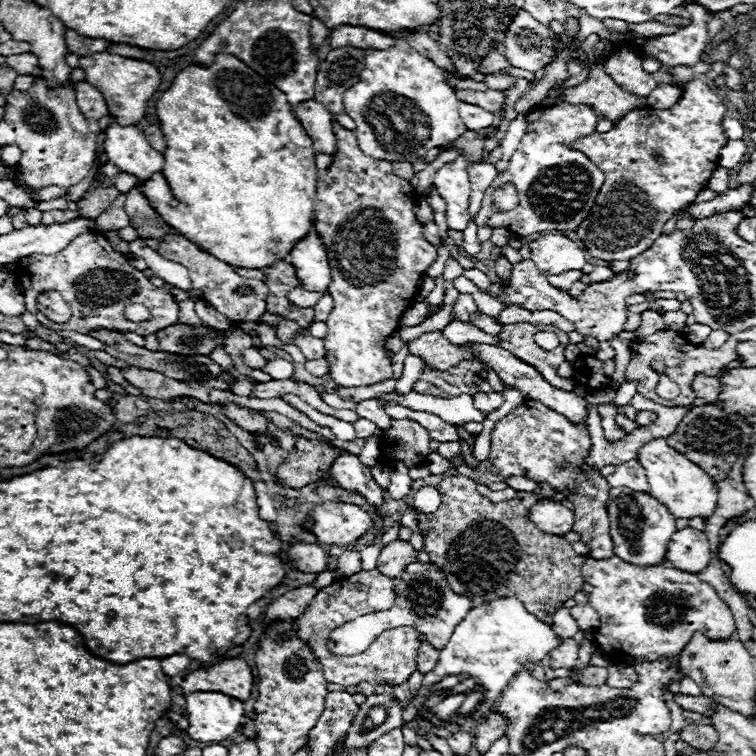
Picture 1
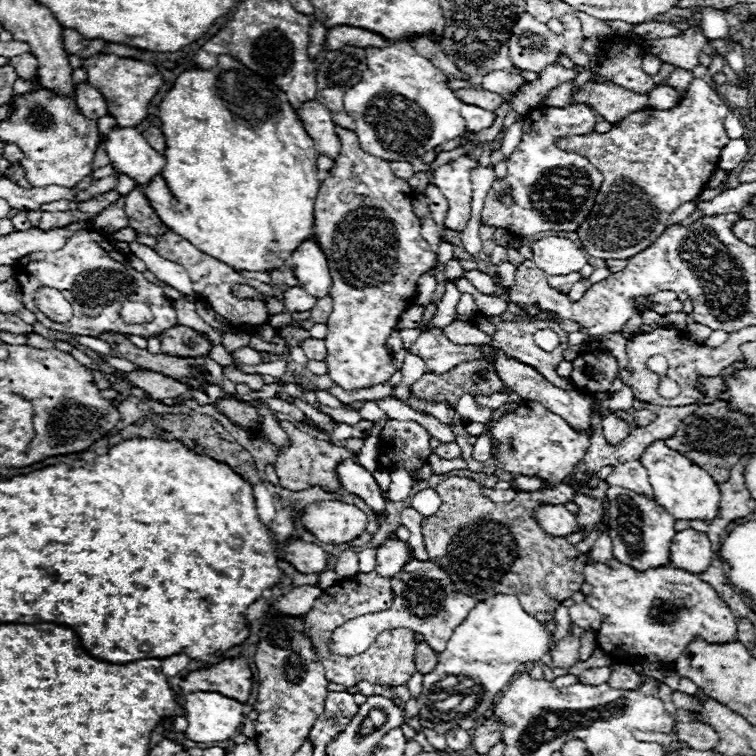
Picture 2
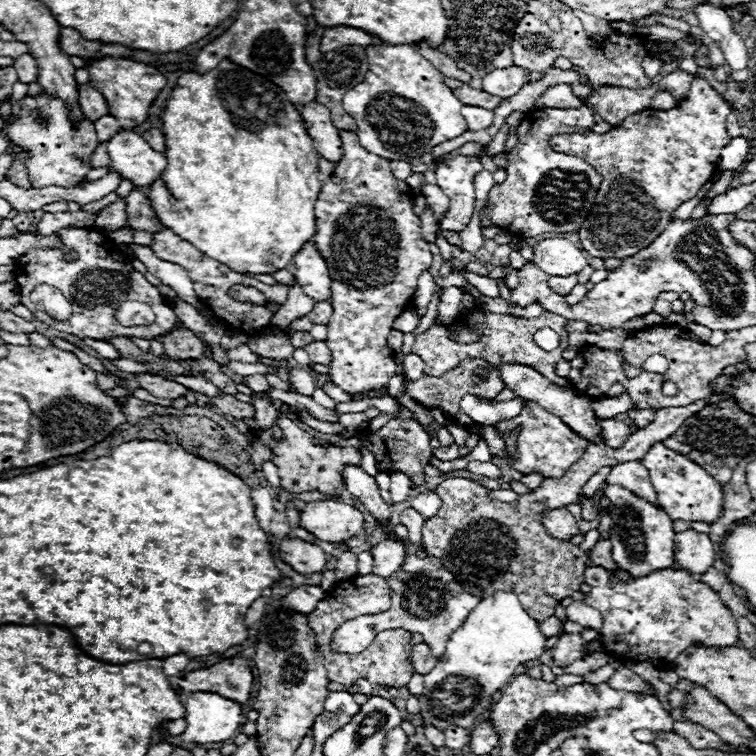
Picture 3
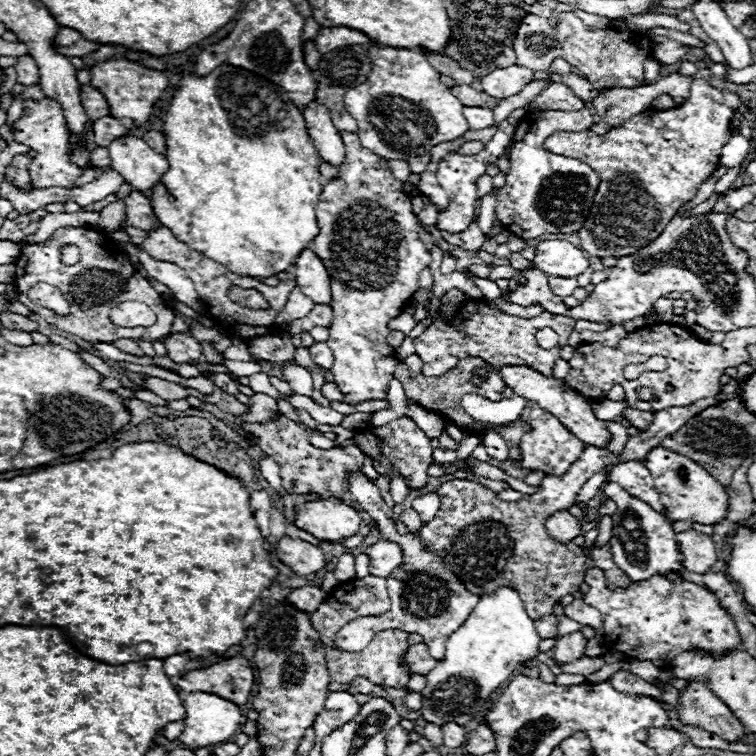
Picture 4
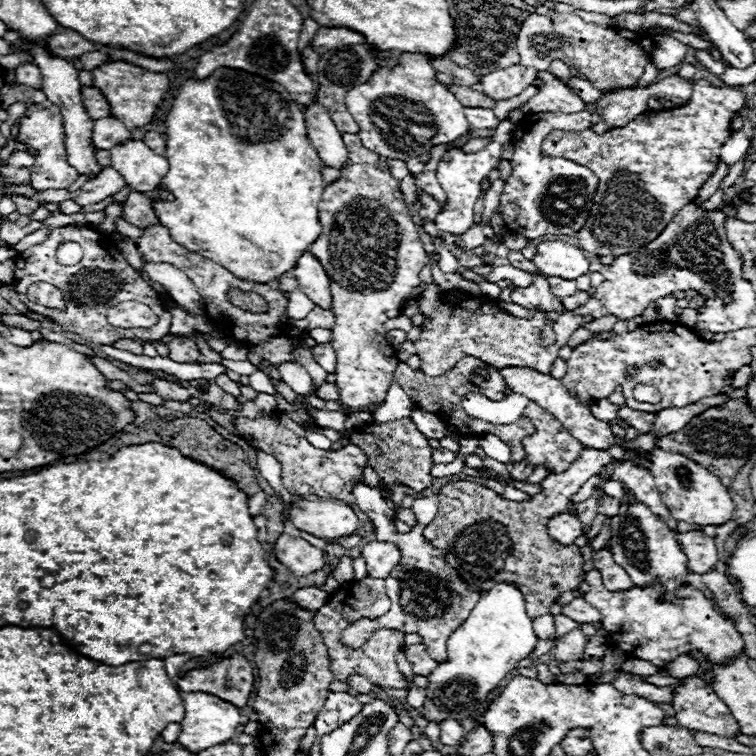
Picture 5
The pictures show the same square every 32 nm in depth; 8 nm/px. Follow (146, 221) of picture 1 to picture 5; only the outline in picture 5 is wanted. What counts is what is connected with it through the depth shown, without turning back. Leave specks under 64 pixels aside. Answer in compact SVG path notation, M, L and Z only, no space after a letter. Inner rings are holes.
M130 192L128 194L128 198L124 202L122 218L136 228L146 228L146 226L158 222L156 212L152 208L152 200L142 192Z

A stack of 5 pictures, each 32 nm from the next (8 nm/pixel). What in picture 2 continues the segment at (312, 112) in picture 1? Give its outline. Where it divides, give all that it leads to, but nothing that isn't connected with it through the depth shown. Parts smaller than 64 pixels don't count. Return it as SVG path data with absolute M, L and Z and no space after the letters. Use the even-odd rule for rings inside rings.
M310 100L306 104L300 104L296 112L308 136L312 136L316 152L322 156L328 156L330 160L336 160L336 156L340 156L340 140L336 136L336 126L330 118L328 108L324 108L316 100Z

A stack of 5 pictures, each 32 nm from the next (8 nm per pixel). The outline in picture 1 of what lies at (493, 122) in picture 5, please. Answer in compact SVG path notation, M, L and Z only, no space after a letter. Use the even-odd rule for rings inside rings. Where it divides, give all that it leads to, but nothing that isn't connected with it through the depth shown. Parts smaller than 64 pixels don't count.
M460 102L460 116L468 130L482 130L482 128L492 126L492 122L494 122L492 112L484 110L476 104L466 104L466 102Z

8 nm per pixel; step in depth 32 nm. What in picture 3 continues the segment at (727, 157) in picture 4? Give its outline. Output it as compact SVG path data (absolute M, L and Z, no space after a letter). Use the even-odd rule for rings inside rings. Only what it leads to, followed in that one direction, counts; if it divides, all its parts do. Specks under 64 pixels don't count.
M736 136L730 140L730 144L726 144L722 148L722 154L720 154L720 168L722 170L736 170L742 166L742 162L746 160L750 152L750 144L744 136Z

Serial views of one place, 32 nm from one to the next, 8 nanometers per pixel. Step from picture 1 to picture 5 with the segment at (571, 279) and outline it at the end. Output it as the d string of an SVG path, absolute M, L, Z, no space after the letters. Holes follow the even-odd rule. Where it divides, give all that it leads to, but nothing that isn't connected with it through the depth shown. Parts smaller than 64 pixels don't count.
M548 278L550 290L552 294L556 294L558 298L564 296L572 296L576 292L576 280L560 280L560 278Z

